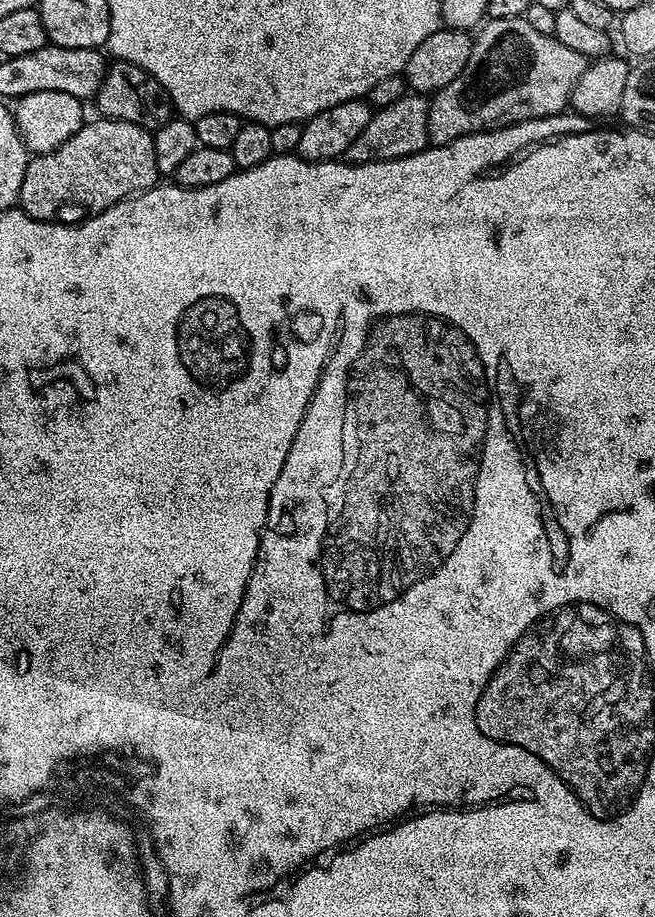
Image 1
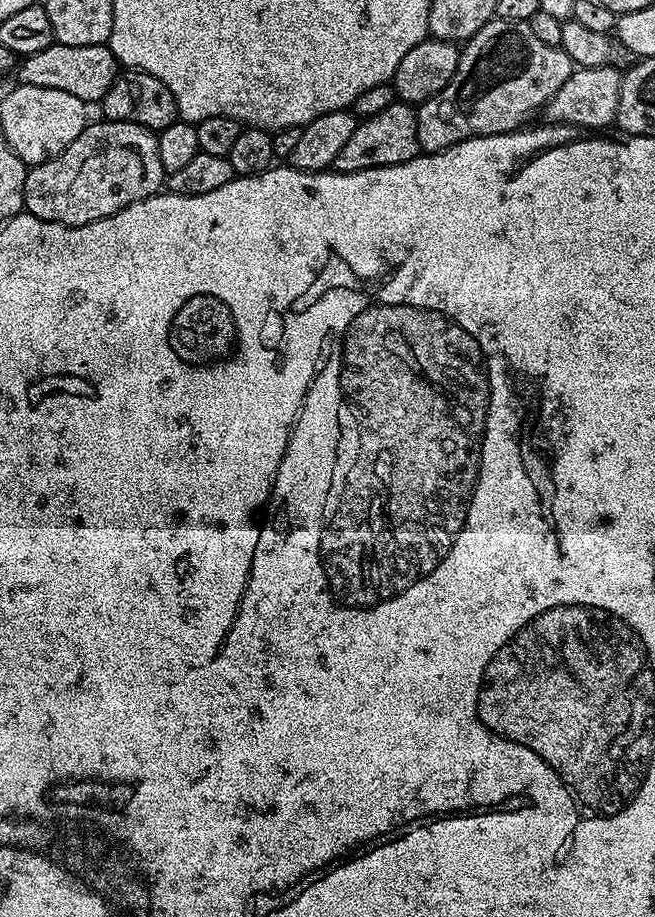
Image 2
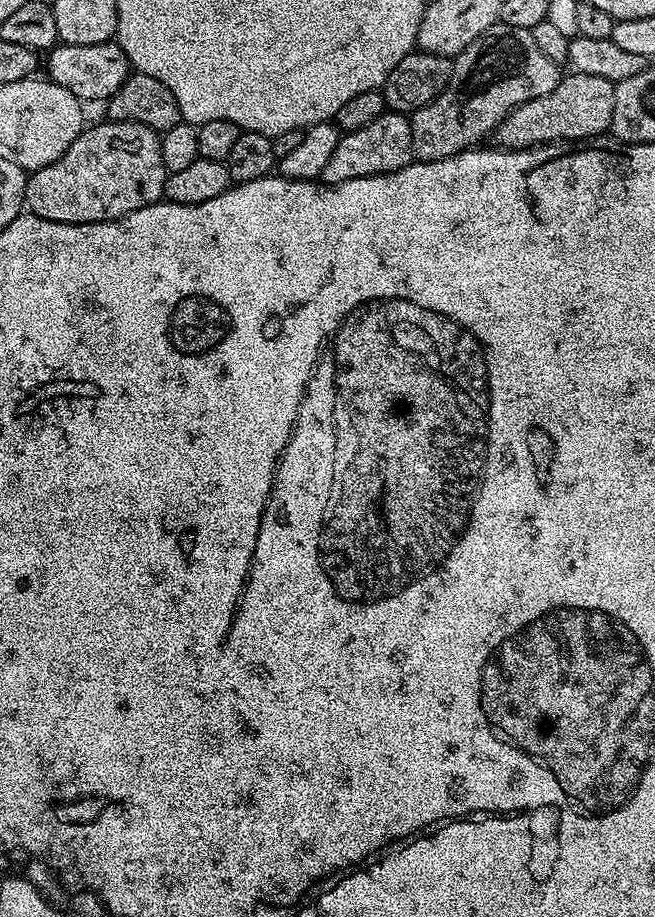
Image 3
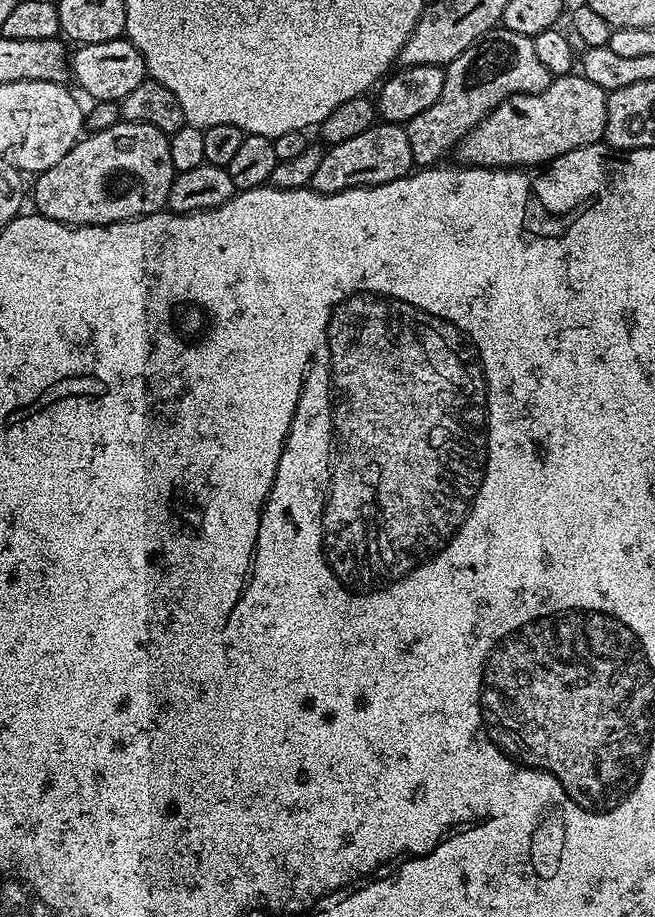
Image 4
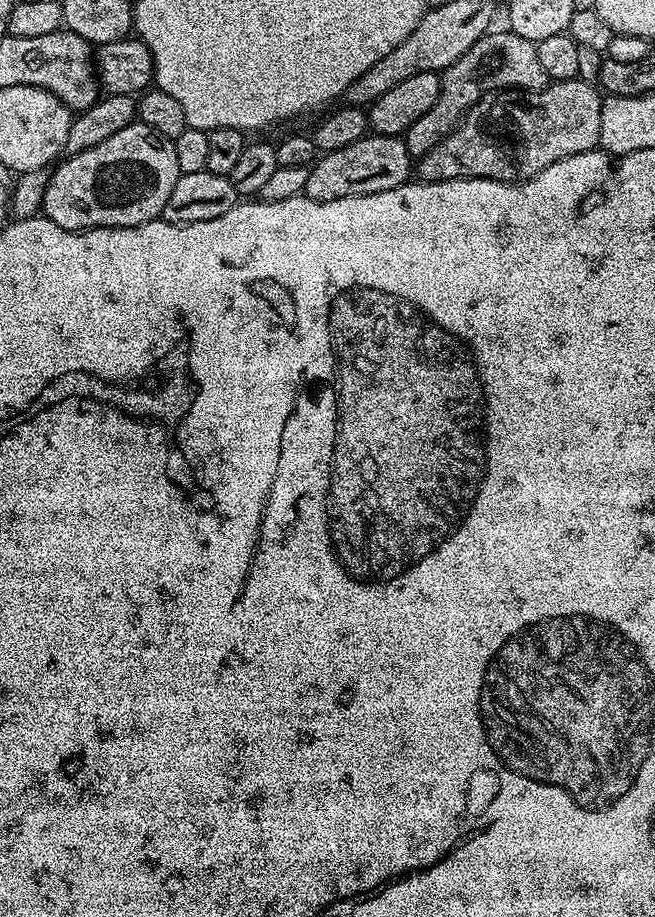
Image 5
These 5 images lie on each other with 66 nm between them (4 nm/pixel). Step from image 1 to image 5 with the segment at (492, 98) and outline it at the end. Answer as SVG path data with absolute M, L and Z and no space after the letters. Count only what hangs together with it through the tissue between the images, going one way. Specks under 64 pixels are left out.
M510 30L496 31L489 31L478 42L474 42L474 46L470 46L470 50L466 50L466 54L458 58L458 62L444 69L440 78L440 93L434 106L430 106L430 110L426 110L422 118L412 123L402 137L408 144L408 152L414 158L434 150L439 140L444 139L488 93L501 90L540 92L548 87L550 81L546 70L542 70L542 65L538 63L535 43Z

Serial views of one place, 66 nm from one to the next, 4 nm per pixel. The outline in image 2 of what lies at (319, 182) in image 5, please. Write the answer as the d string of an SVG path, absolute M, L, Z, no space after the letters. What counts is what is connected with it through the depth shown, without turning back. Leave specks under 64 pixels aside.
M397 102L386 106L382 114L374 114L357 123L354 134L350 134L350 139L346 141L346 146L342 146L338 158L334 158L332 168L337 172L357 172L378 166L398 166L402 162L410 162L418 155L421 155L421 151L416 108Z

